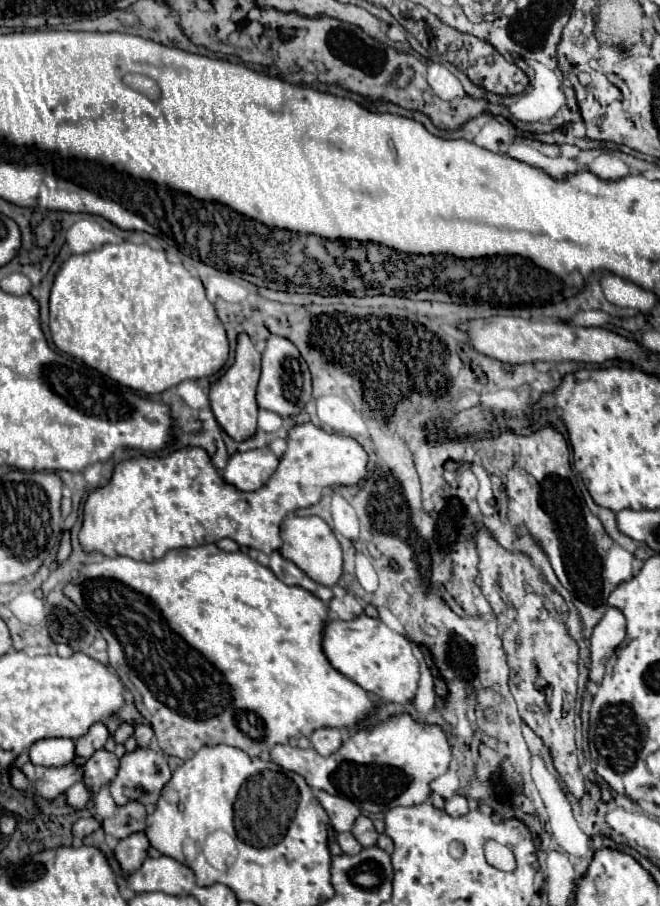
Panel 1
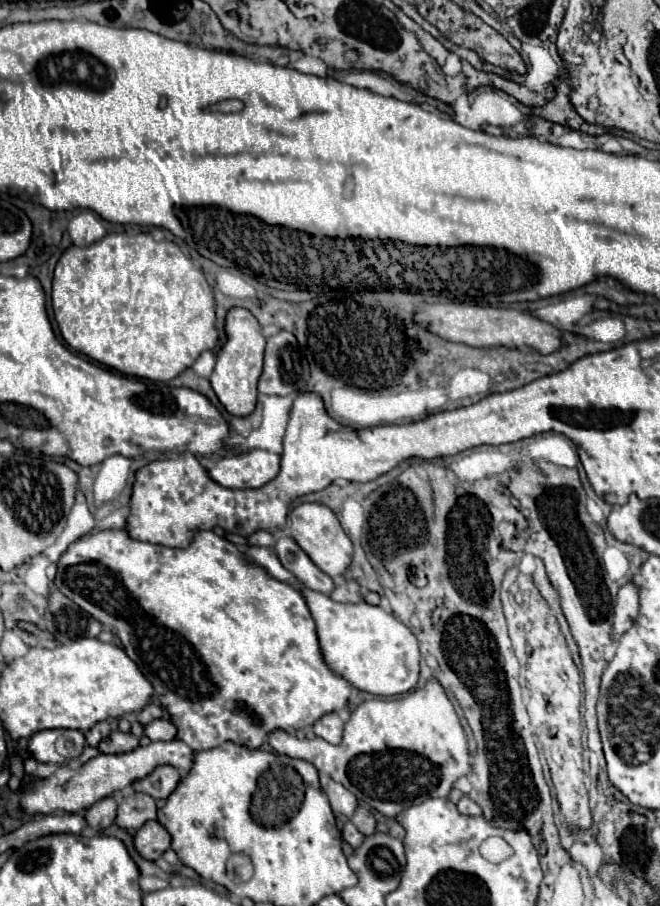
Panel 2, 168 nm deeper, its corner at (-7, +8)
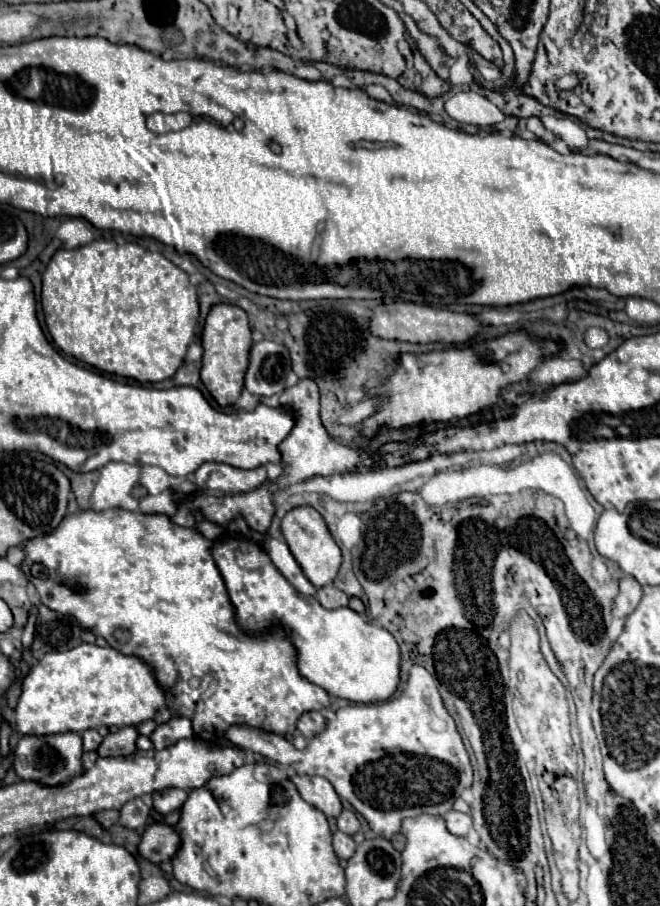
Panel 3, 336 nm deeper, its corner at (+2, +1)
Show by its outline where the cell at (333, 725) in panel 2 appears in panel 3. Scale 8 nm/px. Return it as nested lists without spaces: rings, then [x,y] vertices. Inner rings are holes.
[[[303,712],[297,720],[297,728],[305,734],[305,736],[315,736],[319,734],[321,730],[325,730],[325,718],[319,714],[319,712]]]

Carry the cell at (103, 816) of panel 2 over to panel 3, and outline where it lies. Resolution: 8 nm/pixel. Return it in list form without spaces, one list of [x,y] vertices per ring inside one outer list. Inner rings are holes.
[[[101,810],[95,814],[95,818],[105,826],[111,828],[115,822],[119,822],[119,810]]]

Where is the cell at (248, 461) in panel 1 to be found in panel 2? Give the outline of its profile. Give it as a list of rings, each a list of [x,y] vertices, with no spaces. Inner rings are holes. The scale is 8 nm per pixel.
[[[236,449],[208,473],[222,487],[254,489],[272,481],[280,471],[280,455],[256,449]]]

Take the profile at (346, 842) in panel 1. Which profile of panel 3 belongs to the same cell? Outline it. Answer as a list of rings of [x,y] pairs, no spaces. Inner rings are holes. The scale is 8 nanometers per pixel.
[[[335,832],[333,834],[333,848],[335,848],[335,854],[339,856],[339,858],[343,858],[343,860],[349,860],[351,856],[353,856],[353,852],[355,852],[355,848],[357,848],[357,844],[353,842],[353,838],[349,836],[349,834],[345,834],[345,832]]]

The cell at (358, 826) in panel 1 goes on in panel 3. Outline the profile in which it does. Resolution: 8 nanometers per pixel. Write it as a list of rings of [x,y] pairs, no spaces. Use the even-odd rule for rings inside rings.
[[[343,810],[339,816],[337,816],[337,828],[349,836],[353,836],[357,830],[359,830],[359,820],[357,816],[351,812],[351,810]]]

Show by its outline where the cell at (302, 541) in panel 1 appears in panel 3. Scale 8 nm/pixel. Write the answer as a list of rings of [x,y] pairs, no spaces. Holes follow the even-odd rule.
[[[297,506],[285,514],[285,518],[281,522],[281,532],[285,536],[285,542],[291,550],[291,554],[297,558],[297,564],[301,566],[301,570],[305,570],[305,576],[309,578],[309,582],[315,588],[331,584],[341,566],[341,550],[335,544],[333,536],[329,534],[329,528],[327,528],[323,516],[311,506]]]

